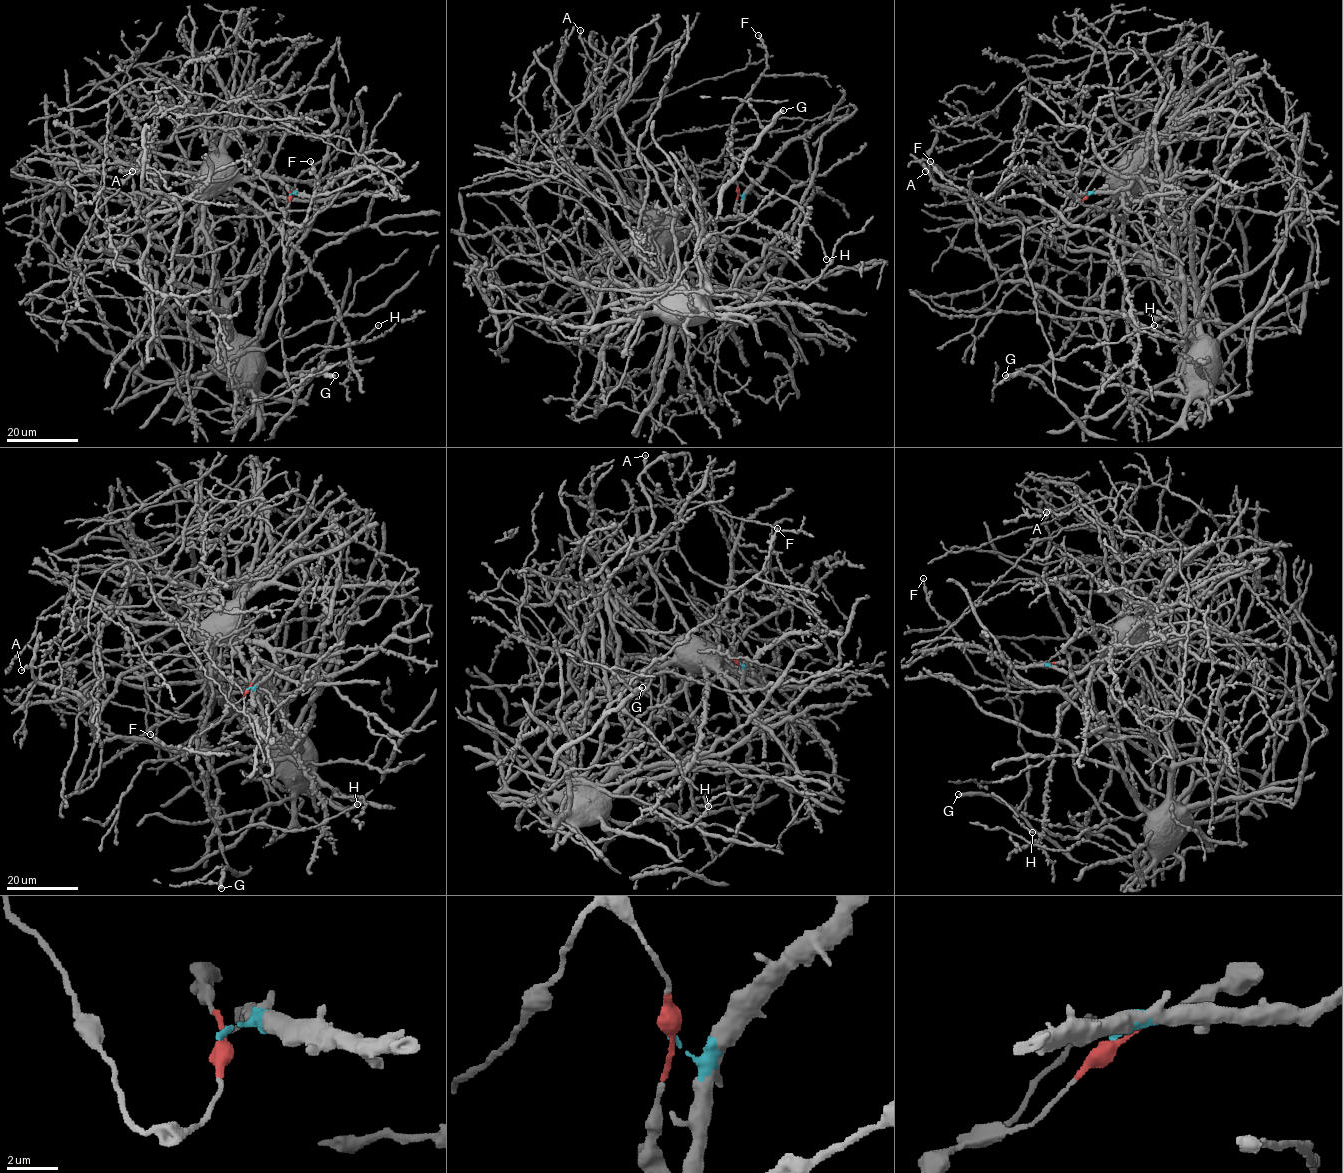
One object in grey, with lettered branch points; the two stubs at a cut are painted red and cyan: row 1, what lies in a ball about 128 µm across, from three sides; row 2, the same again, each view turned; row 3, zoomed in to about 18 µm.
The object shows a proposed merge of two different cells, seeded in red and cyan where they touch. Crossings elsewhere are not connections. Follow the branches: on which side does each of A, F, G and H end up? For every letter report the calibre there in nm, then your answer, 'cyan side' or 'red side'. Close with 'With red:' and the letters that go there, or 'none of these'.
A: 240 nm thick; cyan side
F: 180 nm thick; red side
G: 420 nm thick; red side
H: 200 nm thick; red side
With red: F, G, H

